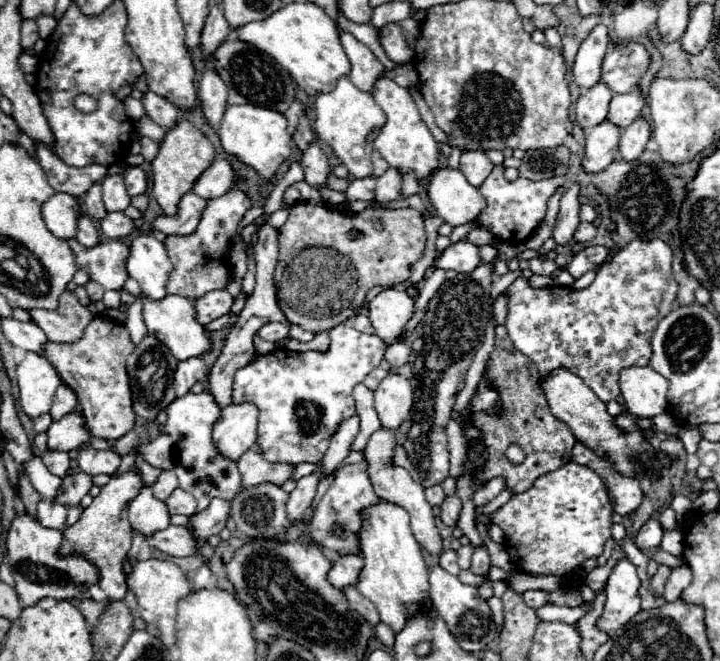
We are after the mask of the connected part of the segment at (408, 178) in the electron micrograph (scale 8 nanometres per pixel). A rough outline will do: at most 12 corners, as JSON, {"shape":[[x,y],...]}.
{"shape":[[405,173],[403,193],[417,193],[419,181],[415,173]]}

